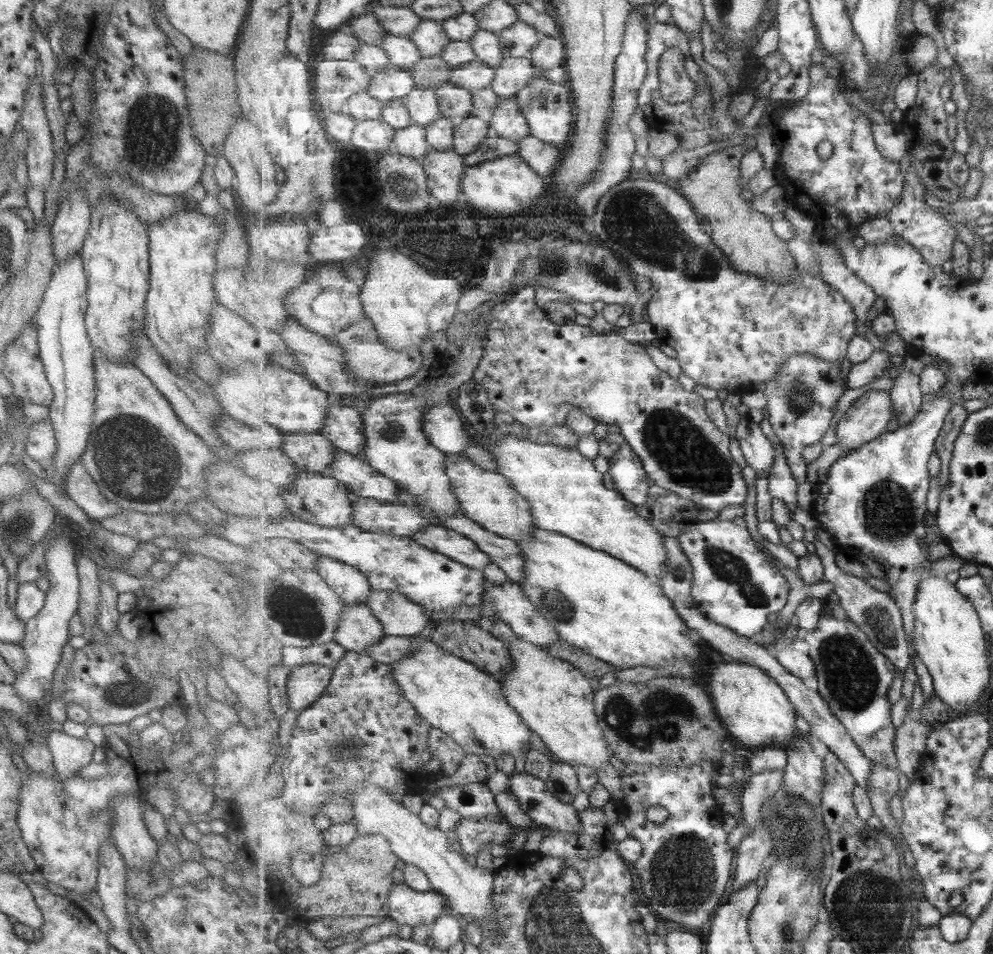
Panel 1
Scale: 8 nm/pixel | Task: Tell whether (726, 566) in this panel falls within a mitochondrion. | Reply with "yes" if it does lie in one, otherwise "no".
yes

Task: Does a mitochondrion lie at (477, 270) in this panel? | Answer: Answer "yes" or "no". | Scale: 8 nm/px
no

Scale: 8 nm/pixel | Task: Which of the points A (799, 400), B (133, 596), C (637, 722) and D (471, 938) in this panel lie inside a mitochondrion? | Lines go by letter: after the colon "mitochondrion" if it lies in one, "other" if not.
A: mitochondrion
B: other
C: mitochondrion
D: other

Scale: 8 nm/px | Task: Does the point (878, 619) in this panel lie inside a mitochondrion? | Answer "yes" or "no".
yes

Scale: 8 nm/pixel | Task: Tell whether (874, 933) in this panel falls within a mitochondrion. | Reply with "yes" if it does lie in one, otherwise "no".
yes

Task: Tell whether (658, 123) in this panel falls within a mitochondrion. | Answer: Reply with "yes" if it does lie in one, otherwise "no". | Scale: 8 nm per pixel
no

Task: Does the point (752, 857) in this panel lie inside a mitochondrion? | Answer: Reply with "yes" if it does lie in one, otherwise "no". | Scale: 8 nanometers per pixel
no

